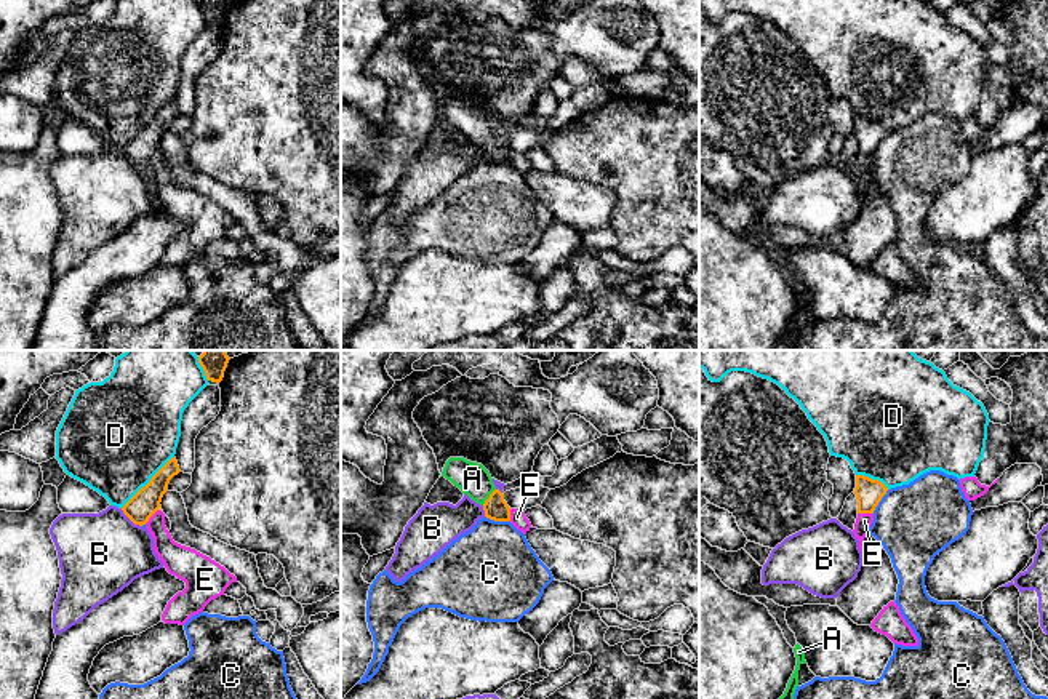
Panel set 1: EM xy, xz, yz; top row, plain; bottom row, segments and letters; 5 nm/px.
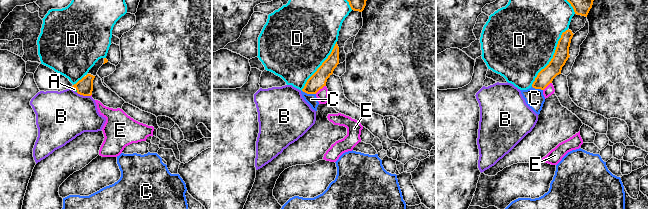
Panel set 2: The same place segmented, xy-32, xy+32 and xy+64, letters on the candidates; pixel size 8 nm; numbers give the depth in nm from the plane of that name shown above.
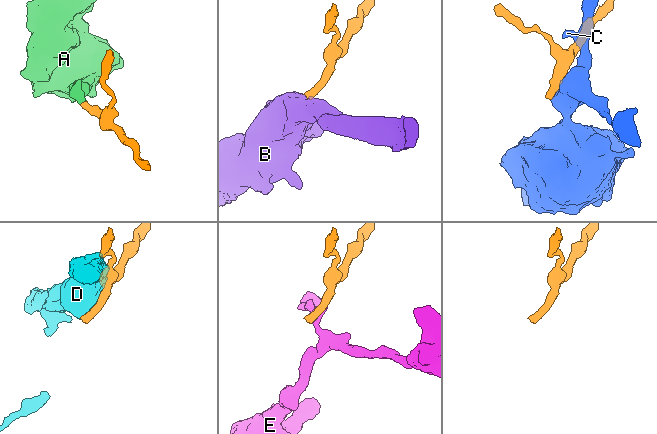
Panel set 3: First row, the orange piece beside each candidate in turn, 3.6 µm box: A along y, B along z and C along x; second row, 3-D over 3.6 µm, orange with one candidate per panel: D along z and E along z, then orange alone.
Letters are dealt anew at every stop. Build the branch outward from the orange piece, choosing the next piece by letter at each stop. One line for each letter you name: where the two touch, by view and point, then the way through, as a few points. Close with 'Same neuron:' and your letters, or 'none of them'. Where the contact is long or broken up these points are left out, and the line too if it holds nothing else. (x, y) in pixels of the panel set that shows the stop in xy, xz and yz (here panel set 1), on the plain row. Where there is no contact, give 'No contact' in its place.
A: Touches orange at xz (490, 138). Path across: xz (495, 149), (490, 138), (472, 120)
Same neuron: A

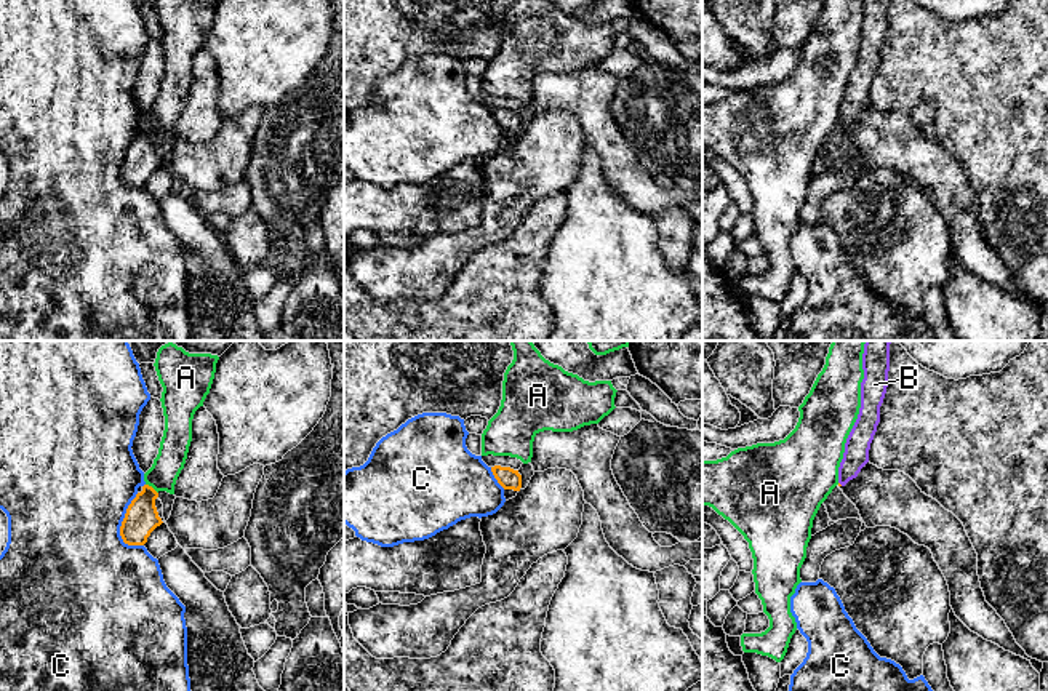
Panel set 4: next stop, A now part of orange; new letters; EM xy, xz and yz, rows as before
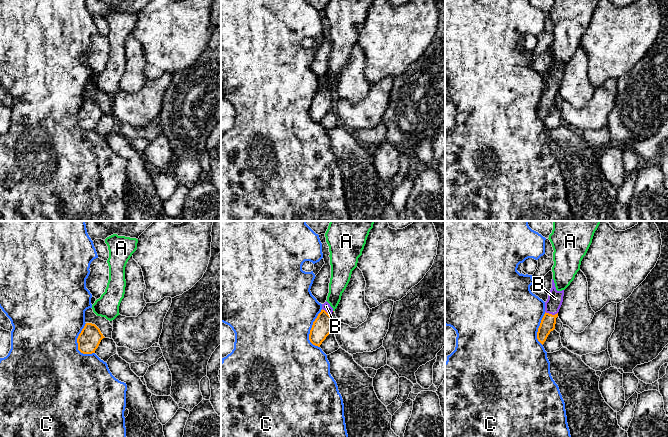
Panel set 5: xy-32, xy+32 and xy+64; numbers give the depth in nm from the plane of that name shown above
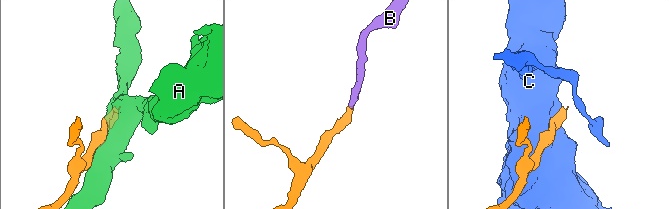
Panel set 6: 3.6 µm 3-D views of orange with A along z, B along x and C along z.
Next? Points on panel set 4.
B: No contact
Same neuron: B

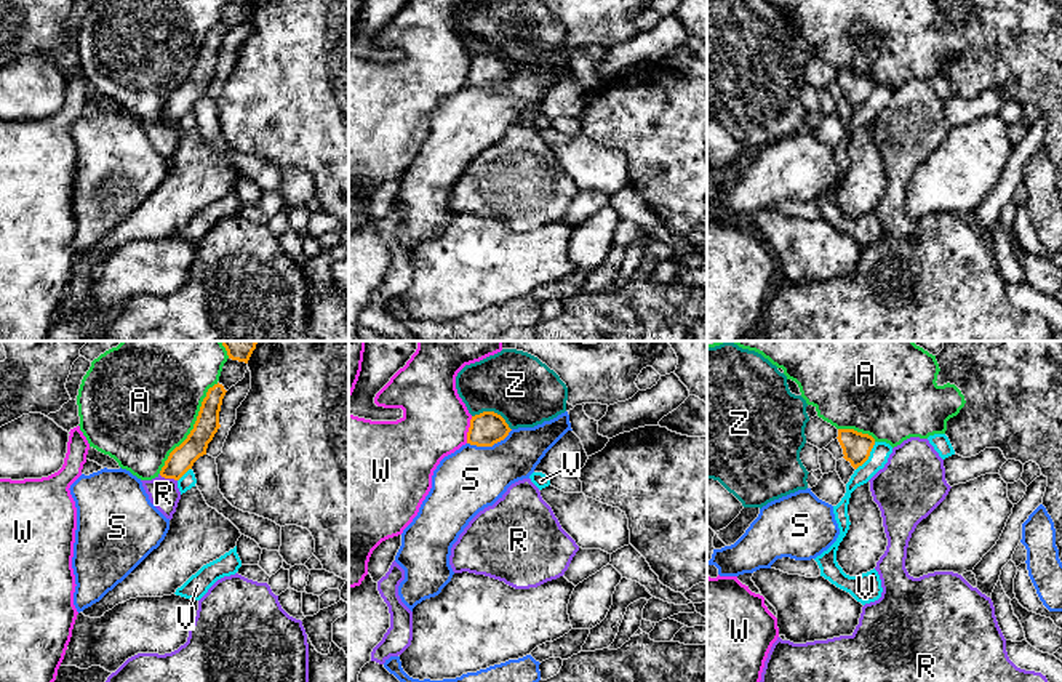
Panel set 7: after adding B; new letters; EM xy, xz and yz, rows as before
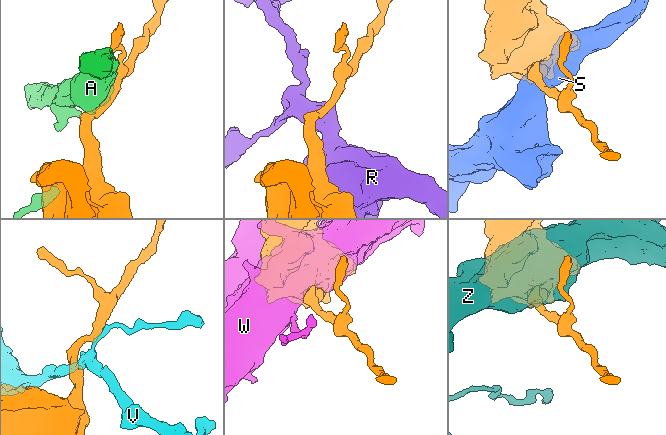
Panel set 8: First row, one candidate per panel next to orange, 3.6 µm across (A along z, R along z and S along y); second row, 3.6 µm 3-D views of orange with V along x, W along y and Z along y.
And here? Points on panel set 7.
Same neuron: none of them

